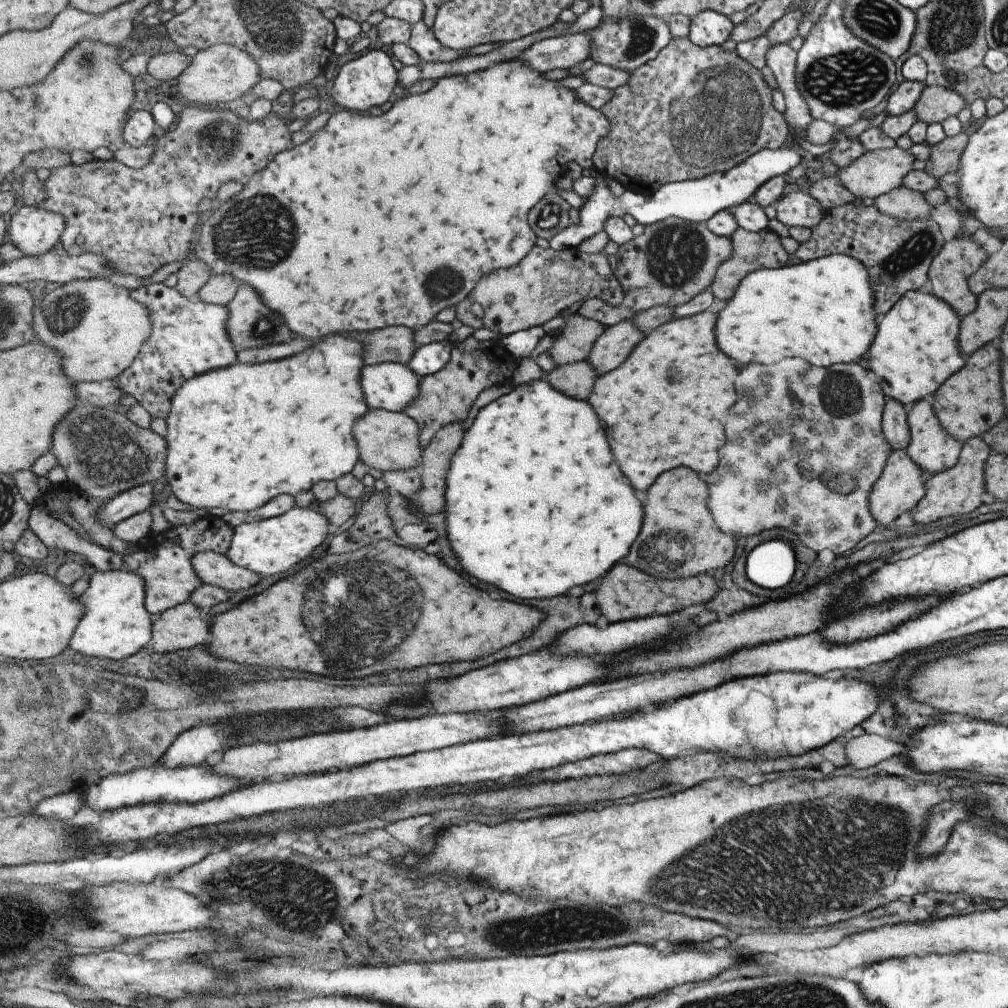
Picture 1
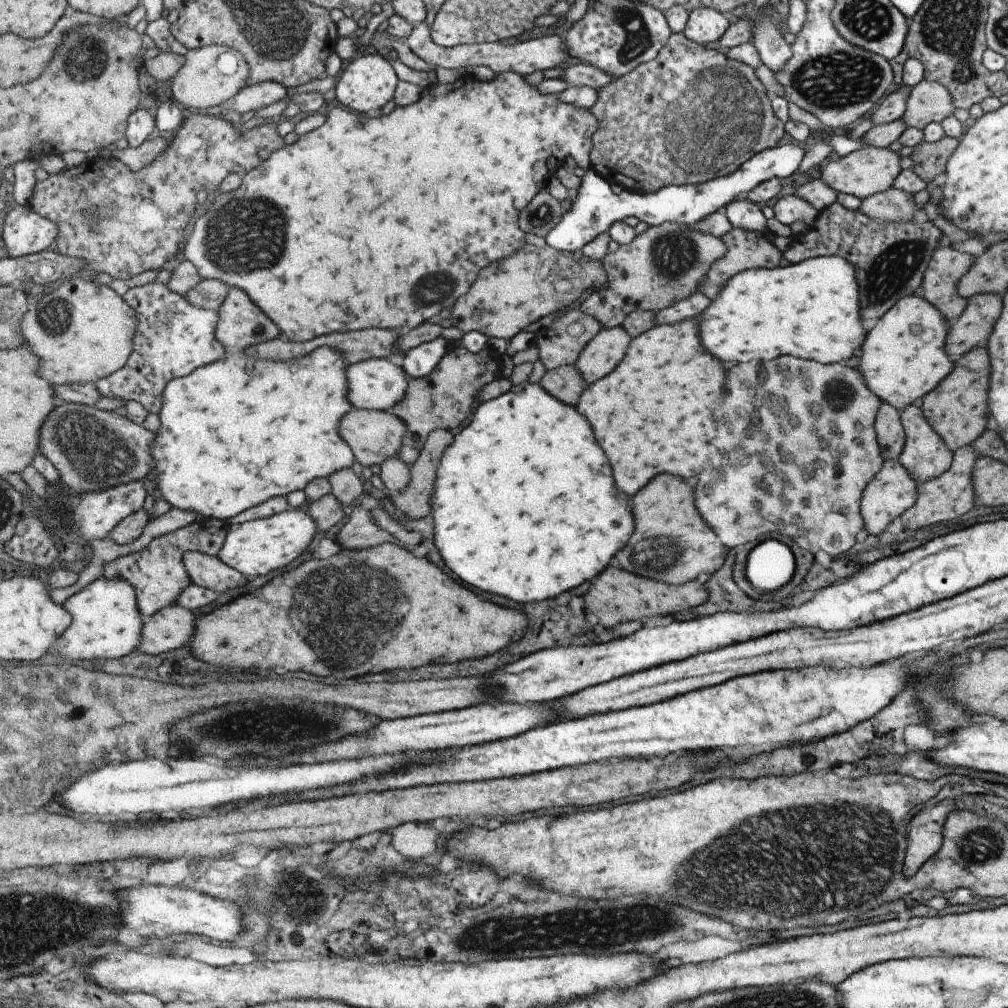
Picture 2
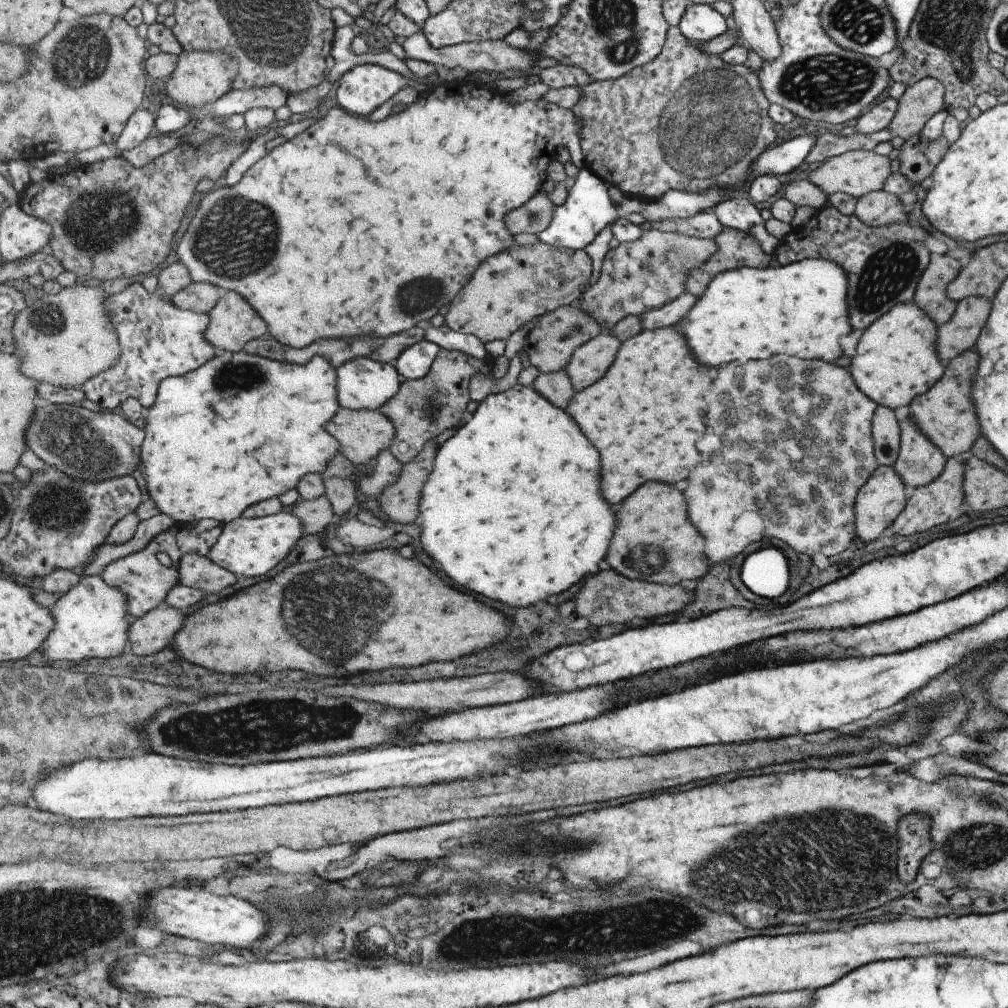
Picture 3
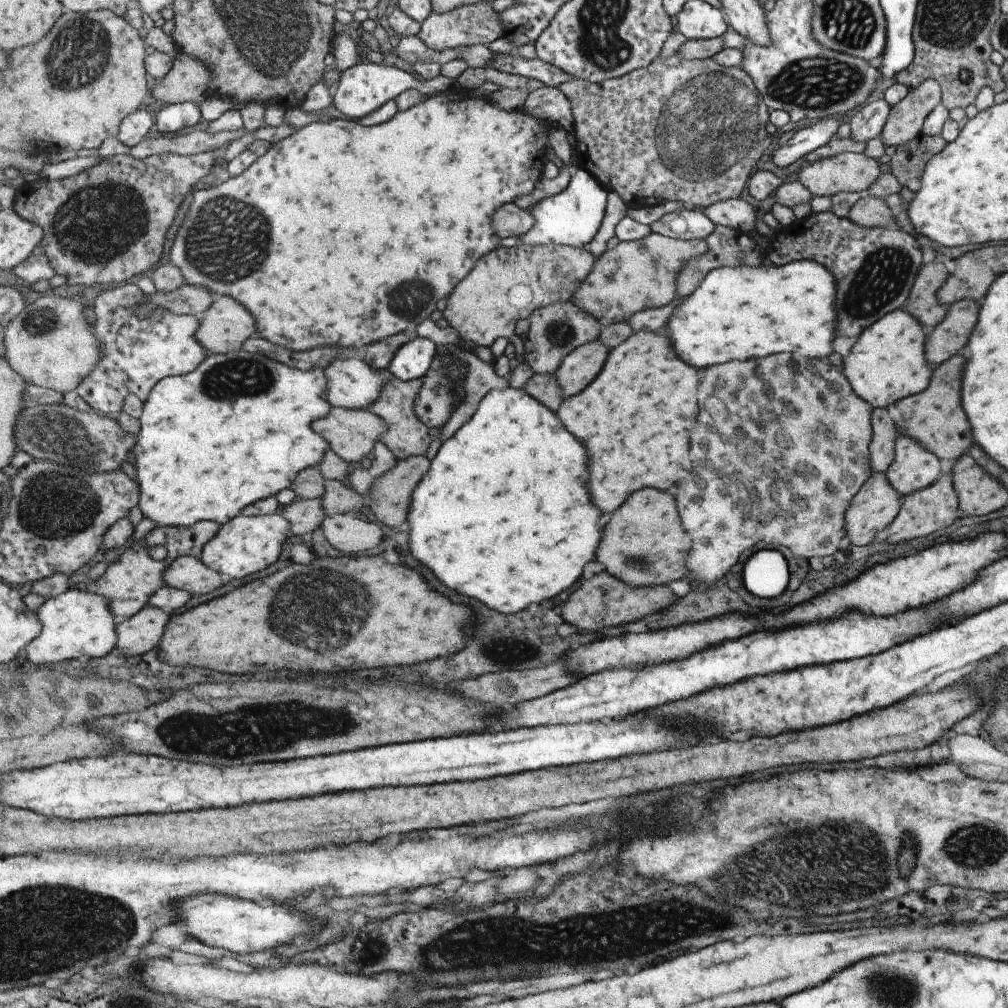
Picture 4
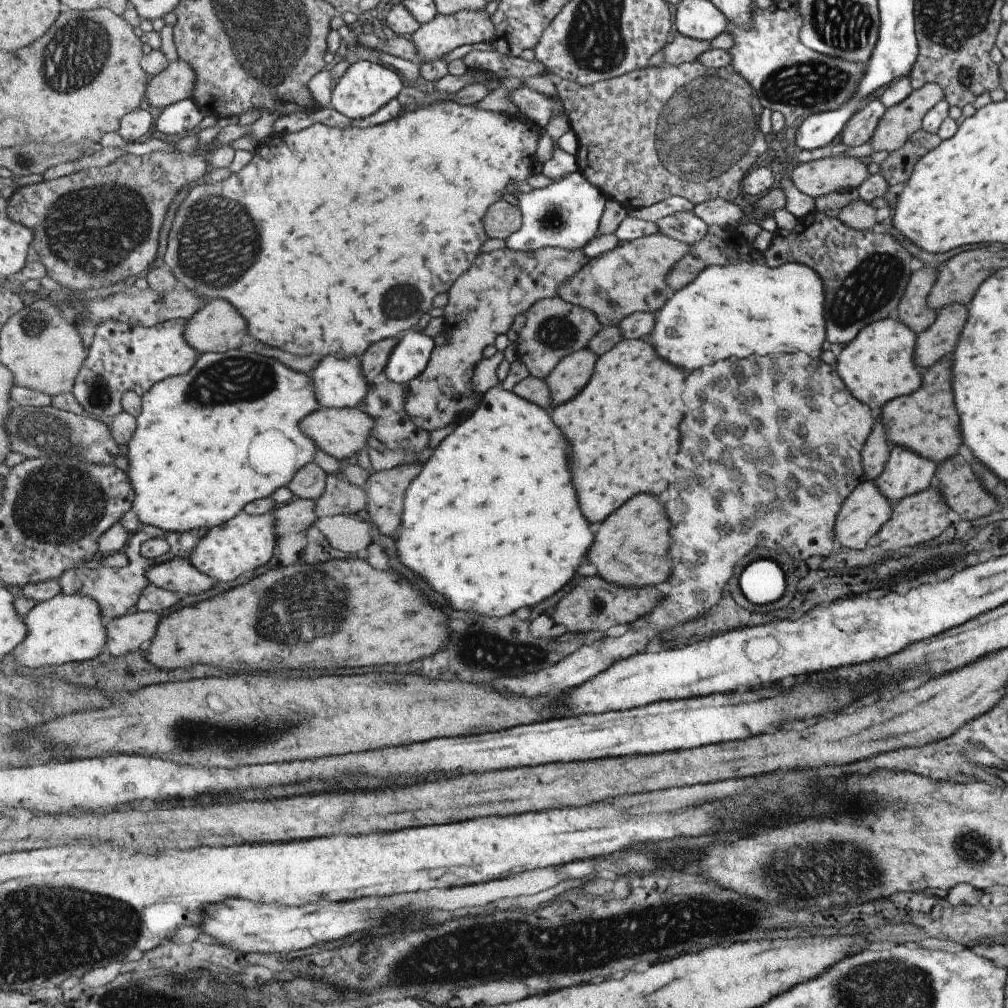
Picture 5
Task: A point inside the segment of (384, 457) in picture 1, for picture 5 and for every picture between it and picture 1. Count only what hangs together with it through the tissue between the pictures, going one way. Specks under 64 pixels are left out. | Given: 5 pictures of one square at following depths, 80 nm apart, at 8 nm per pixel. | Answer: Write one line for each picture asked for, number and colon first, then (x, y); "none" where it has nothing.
2: (374, 435)
3: (364, 434)
4: (352, 433)
5: (344, 432)

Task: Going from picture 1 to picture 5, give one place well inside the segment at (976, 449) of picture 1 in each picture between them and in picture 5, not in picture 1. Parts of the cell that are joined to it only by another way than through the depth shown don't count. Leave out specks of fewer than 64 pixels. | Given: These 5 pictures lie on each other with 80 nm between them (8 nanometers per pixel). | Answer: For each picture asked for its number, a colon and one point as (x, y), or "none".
2: (950, 494)
3: (940, 501)
4: (934, 507)
5: (919, 517)

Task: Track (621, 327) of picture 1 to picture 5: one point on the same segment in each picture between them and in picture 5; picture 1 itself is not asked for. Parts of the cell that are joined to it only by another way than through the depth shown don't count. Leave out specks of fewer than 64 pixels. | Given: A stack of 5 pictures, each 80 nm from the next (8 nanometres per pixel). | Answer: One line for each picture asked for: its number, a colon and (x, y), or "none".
2: (603, 353)
3: (590, 362)
4: (583, 365)
5: (570, 377)

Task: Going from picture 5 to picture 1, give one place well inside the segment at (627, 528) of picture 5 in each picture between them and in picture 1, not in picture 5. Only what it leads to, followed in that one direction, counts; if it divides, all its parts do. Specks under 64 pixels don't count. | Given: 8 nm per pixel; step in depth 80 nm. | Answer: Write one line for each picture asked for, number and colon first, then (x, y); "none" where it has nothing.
1: (679, 538)
2: (671, 543)
3: (657, 543)
4: (645, 545)

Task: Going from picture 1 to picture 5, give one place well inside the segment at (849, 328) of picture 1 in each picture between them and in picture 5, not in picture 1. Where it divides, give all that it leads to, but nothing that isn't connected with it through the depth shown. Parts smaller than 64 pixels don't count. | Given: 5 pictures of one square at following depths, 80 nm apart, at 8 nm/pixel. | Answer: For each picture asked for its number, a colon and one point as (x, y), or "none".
2: (808, 309)
3: (800, 309)
4: (740, 312)
5: (744, 308)

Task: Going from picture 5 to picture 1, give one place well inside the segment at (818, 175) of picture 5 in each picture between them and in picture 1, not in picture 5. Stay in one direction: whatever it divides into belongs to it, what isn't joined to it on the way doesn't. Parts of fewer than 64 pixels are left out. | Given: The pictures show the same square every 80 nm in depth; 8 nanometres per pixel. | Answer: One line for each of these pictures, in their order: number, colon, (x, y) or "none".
1: (875, 172)
2: (869, 170)
3: (857, 172)
4: (849, 171)

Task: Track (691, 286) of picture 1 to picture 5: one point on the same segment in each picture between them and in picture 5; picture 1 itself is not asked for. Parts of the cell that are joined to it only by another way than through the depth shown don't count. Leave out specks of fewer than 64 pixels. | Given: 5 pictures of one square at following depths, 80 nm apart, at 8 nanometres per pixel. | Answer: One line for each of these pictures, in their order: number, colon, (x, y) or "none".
2: (664, 264)
3: (646, 273)
4: (636, 275)
5: (631, 278)

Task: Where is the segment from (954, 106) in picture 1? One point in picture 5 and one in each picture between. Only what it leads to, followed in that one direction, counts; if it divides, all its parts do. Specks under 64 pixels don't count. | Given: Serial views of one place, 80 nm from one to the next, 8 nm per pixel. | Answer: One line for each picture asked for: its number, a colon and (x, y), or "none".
2: (928, 102)
3: (922, 99)
4: (904, 121)
5: (899, 121)

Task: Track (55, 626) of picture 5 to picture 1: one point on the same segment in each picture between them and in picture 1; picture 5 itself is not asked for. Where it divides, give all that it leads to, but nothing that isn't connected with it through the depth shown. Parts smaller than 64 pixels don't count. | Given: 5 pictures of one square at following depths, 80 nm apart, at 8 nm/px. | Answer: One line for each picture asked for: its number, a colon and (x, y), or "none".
1: (118, 624)
2: (108, 623)
3: (92, 617)
4: (77, 623)

